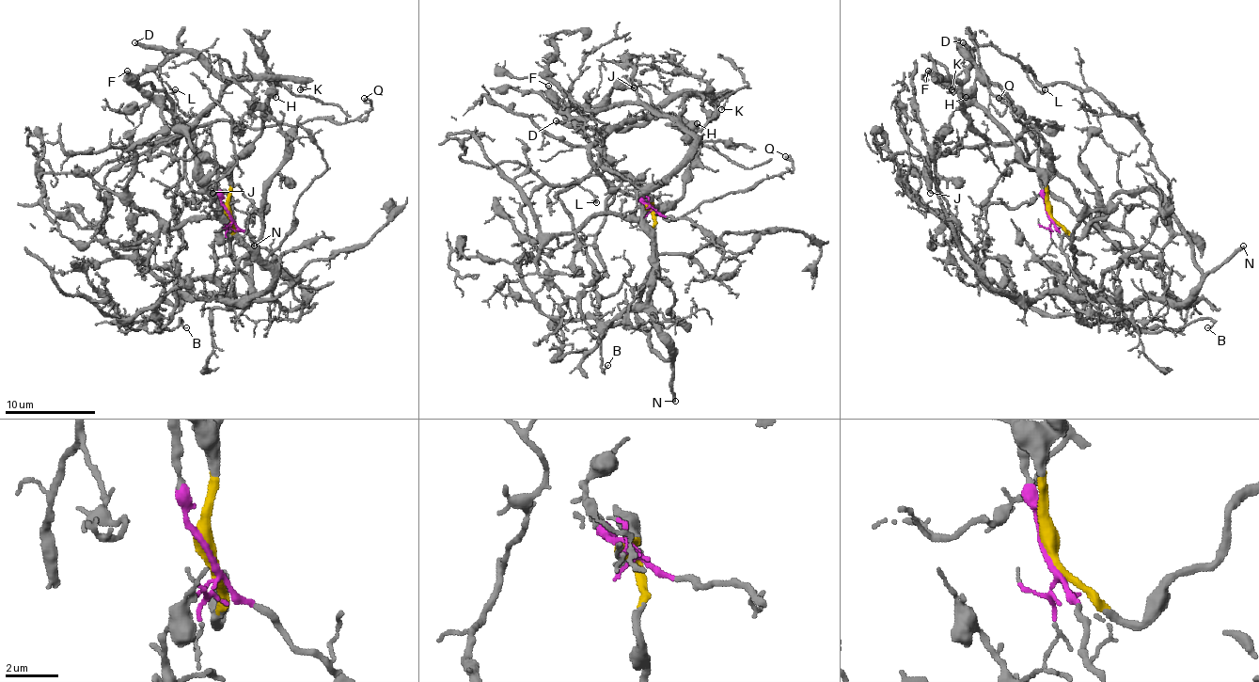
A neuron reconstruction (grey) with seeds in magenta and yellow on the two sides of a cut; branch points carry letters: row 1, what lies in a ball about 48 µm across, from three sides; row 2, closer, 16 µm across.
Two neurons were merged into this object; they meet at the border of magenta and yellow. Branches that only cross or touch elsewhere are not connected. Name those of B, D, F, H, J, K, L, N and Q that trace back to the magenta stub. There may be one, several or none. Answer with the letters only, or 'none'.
B, D, K, L, Q

